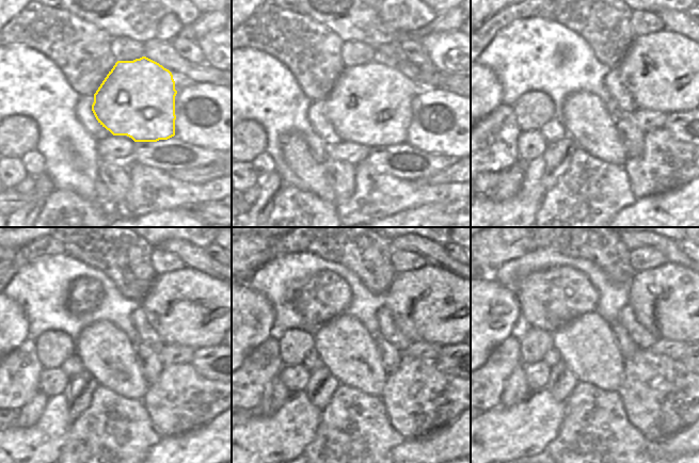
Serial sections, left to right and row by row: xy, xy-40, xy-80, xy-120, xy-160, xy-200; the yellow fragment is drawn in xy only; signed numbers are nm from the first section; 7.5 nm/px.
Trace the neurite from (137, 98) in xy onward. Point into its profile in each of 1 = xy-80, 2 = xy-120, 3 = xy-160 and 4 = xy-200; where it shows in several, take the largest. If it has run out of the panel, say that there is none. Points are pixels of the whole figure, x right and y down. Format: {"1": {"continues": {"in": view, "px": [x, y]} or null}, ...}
{"1": {"continues": {"in": "xy-80", "px": [667, 72]}}, "2": {"continues": {"in": "xy-120", "px": [188, 307]}}, "3": {"continues": {"in": "xy-160", "px": [430, 304]}}, "4": {"continues": {"in": "xy-200", "px": [673, 302]}}}

